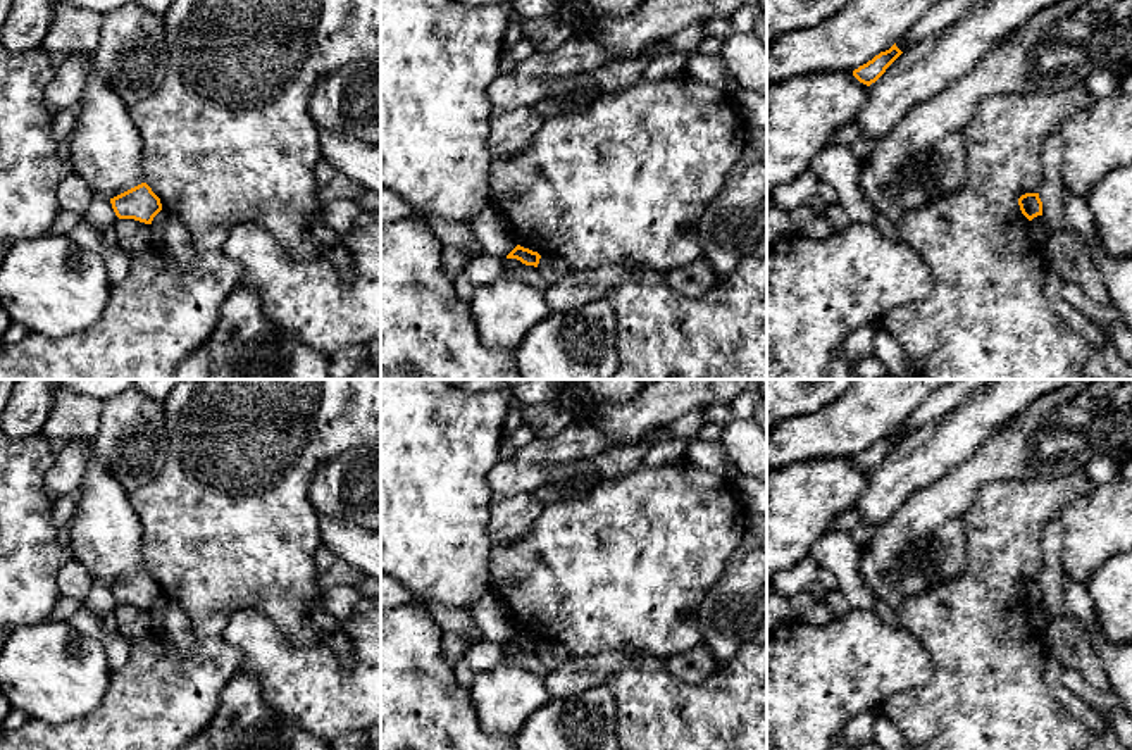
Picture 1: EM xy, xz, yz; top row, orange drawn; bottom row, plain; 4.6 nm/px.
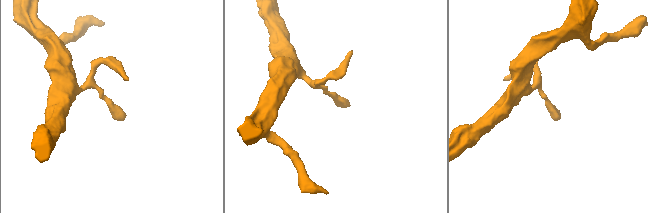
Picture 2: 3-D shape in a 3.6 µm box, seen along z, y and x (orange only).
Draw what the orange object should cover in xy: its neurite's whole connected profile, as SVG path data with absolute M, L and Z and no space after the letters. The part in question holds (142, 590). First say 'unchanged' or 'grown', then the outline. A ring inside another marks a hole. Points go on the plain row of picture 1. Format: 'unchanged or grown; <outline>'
unchanged; M146 569L110 584L110 590L119 605L134 605L145 610L152 610L153 603L162 597L160 584Z

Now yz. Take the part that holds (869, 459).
unchanged; M896 429L886 436L880 438L879 441L875 441L872 447L868 447L867 450L860 452L858 455L853 457L853 462L870 472L872 469L875 469L884 459L886 455L901 441L903 438L896 433Z

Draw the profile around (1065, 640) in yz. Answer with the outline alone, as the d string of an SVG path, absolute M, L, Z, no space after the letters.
M1063 610L1056 616L1042 638L1048 655L1053 655L1063 667L1077 669L1099 691L1111 691L1099 657L1072 614Z

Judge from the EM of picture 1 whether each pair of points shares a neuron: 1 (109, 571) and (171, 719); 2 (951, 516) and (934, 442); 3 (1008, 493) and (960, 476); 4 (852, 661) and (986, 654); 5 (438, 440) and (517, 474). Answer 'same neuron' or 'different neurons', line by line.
1: different neurons
2: different neurons
3: different neurons
4: different neurons
5: different neurons

